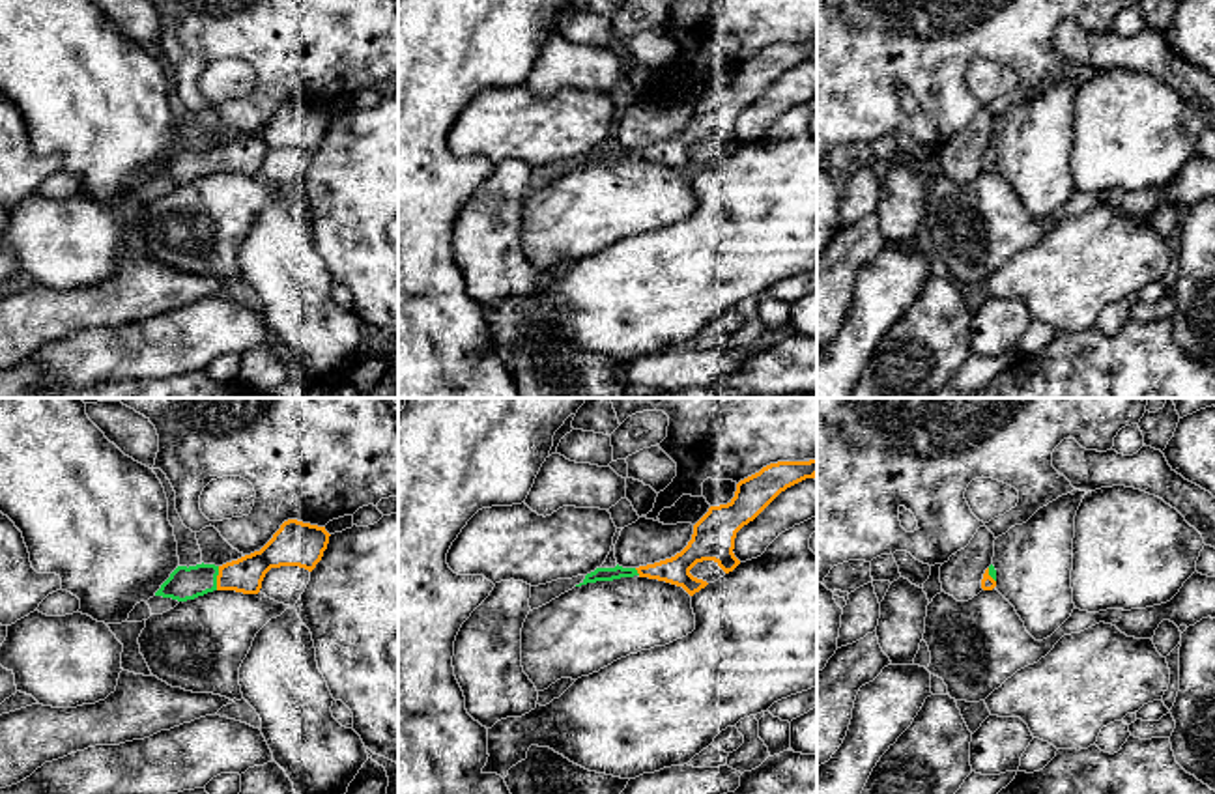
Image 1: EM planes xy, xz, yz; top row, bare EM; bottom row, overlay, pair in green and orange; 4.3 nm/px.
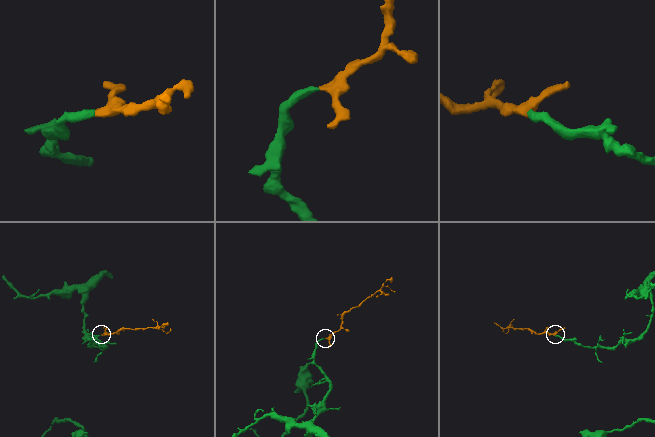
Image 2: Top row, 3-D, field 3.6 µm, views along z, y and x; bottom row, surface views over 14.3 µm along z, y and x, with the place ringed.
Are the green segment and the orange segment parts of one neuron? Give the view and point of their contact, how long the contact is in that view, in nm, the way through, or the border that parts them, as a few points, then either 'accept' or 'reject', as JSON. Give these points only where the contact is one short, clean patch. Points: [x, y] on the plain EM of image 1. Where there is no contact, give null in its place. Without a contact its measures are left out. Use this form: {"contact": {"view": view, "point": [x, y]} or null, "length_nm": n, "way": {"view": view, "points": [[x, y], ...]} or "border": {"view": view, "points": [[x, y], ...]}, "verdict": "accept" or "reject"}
{"contact": {"view": "xy", "point": [215, 159]}, "length_nm": 110, "verdict": "accept"}

